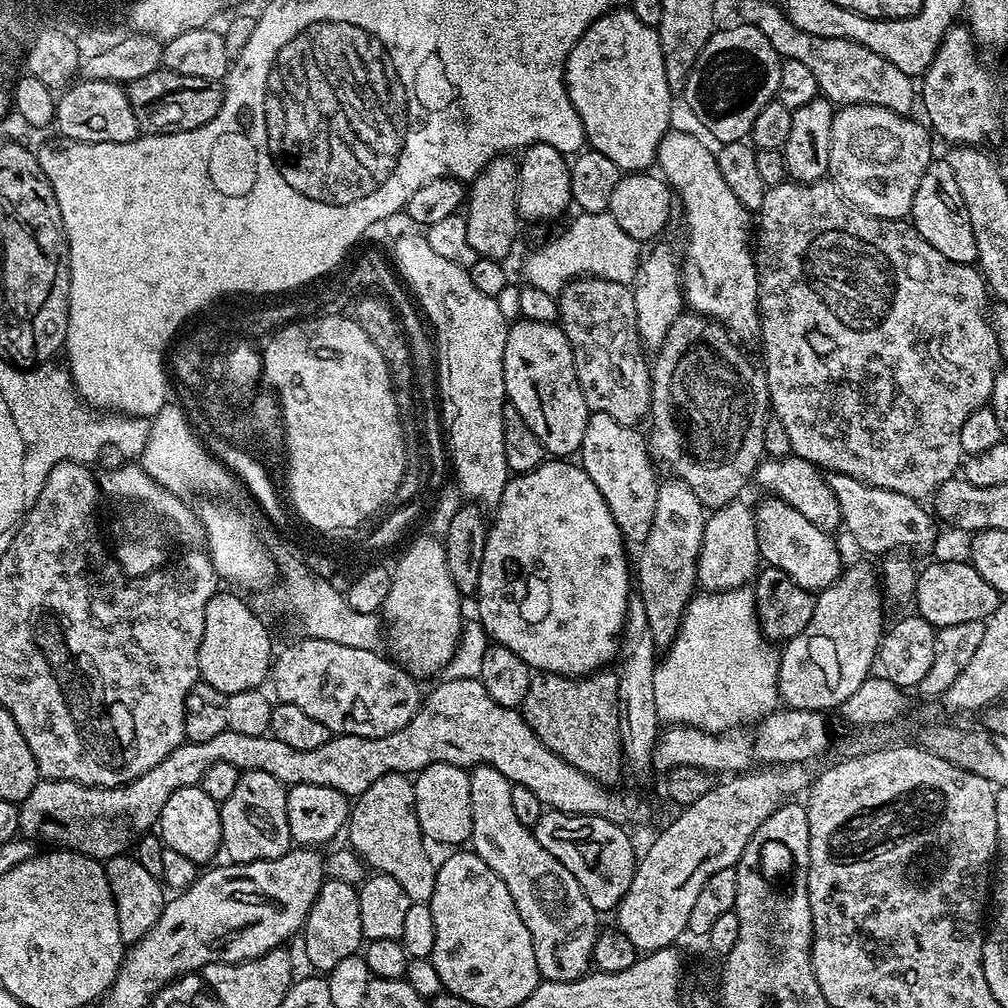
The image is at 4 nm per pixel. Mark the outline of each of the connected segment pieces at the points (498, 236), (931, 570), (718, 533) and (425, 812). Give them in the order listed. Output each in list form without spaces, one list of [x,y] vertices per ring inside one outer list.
[[[496,157],[470,182],[466,194],[466,207],[464,210],[464,217],[467,222],[467,237],[470,241],[476,254],[481,257],[490,257],[491,260],[503,261],[505,257],[511,252],[518,226],[520,226],[520,219],[517,214],[517,174],[519,172],[519,165],[510,160],[510,157]]]
[[[931,563],[919,569],[914,595],[915,611],[926,618],[926,622],[939,630],[946,626],[958,626],[962,622],[987,621],[994,614],[1002,599],[1000,592],[994,590],[994,586],[990,586],[978,570],[974,570],[972,563]]]
[[[735,500],[715,509],[706,519],[700,551],[697,579],[707,591],[724,591],[749,585],[760,569],[760,547],[757,545],[755,511],[751,505]]]
[[[431,764],[415,773],[414,802],[418,826],[433,844],[464,846],[472,838],[472,807],[470,806],[470,778],[465,769],[453,764]]]

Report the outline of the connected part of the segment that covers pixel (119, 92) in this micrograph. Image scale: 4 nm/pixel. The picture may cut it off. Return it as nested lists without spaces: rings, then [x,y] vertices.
[[[81,79],[59,93],[56,101],[55,127],[60,127],[59,135],[66,140],[77,140],[83,144],[97,144],[98,142],[130,142],[138,135],[134,110],[130,106],[127,91],[121,85],[109,80]]]

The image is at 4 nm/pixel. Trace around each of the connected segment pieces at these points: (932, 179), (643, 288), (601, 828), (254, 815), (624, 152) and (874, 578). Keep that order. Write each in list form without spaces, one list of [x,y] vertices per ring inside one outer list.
[[[933,159],[926,174],[922,174],[922,182],[918,182],[918,190],[914,194],[910,223],[918,235],[926,238],[926,242],[930,242],[930,246],[934,246],[938,254],[950,258],[950,262],[970,265],[977,263],[974,226],[970,226],[966,202],[962,202],[958,182],[954,179],[954,170],[950,170],[947,159]]]
[[[656,242],[647,249],[646,255],[640,261],[634,281],[634,310],[636,311],[636,329],[645,349],[656,350],[666,338],[670,326],[685,311],[686,301],[682,287],[682,260],[668,244]]]
[[[545,810],[534,831],[536,841],[550,850],[550,854],[554,854],[554,858],[570,870],[570,874],[574,874],[578,886],[582,886],[582,894],[586,894],[586,902],[590,902],[597,913],[611,913],[619,908],[626,890],[630,890],[630,882],[634,882],[638,863],[638,848],[636,852],[631,838],[624,833],[621,825],[601,816]]]
[[[262,770],[241,772],[238,786],[220,804],[222,822],[222,852],[231,863],[245,864],[259,860],[277,860],[293,847],[290,826],[286,818],[288,788],[278,778]]]
[[[627,7],[617,8],[614,12],[607,12],[605,16],[599,16],[578,38],[578,42],[567,49],[564,61],[564,85],[568,87],[568,97],[570,102],[574,102],[574,110],[578,118],[584,123],[584,139],[590,145],[591,151],[606,154],[614,166],[618,166],[621,173],[643,172],[651,169],[656,164],[656,151],[662,142],[662,138],[670,131],[672,123],[672,100],[674,93],[666,82],[666,66],[662,62],[662,46],[660,45],[660,33],[657,29],[646,26],[646,22],[638,19]]]
[[[856,564],[853,568],[845,567],[830,587],[824,588],[816,596],[814,614],[811,615],[810,622],[801,630],[792,640],[787,641],[781,652],[779,653],[779,694],[781,701],[790,708],[808,710],[810,712],[831,713],[831,708],[839,709],[846,702],[846,698],[850,698],[850,694],[854,694],[858,690],[858,686],[862,686],[862,682],[866,682],[869,676],[873,675],[874,665],[877,663],[880,654],[880,640],[884,637],[886,631],[886,621],[884,622],[884,603],[885,597],[882,595],[881,577],[878,575],[877,569],[874,567],[867,568],[864,564]]]

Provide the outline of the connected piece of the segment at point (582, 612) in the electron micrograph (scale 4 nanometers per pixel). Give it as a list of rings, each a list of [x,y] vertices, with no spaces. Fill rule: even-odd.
[[[548,458],[545,459],[543,464],[539,464],[534,470],[529,472],[521,472],[513,475],[509,479],[508,485],[502,490],[502,498],[500,503],[495,505],[494,513],[496,517],[491,517],[490,527],[488,530],[488,537],[486,538],[486,546],[482,550],[482,574],[478,574],[478,590],[474,597],[474,603],[476,603],[476,612],[478,615],[478,623],[482,625],[485,632],[488,634],[489,641],[506,646],[506,650],[514,650],[514,654],[518,654],[518,658],[522,658],[522,662],[526,662],[528,667],[536,672],[553,672],[559,676],[588,676],[592,672],[599,672],[607,669],[608,664],[617,659],[620,650],[620,634],[624,631],[624,616],[628,613],[628,597],[630,595],[630,589],[628,589],[628,580],[630,584],[630,560],[624,557],[624,548],[626,549],[626,541],[624,535],[618,530],[618,526],[614,522],[614,518],[610,514],[610,510],[606,506],[606,502],[602,498],[602,494],[598,494],[598,486],[594,486],[594,482],[590,482],[590,478],[584,472],[584,469],[580,467],[579,463],[569,462],[564,458]]]

